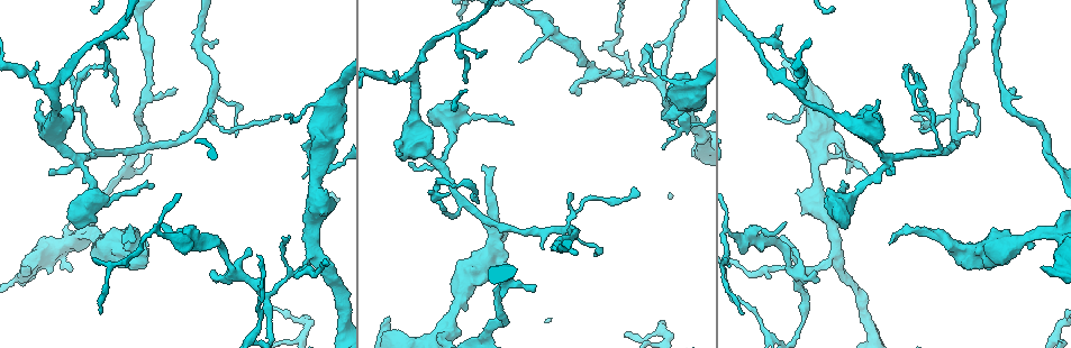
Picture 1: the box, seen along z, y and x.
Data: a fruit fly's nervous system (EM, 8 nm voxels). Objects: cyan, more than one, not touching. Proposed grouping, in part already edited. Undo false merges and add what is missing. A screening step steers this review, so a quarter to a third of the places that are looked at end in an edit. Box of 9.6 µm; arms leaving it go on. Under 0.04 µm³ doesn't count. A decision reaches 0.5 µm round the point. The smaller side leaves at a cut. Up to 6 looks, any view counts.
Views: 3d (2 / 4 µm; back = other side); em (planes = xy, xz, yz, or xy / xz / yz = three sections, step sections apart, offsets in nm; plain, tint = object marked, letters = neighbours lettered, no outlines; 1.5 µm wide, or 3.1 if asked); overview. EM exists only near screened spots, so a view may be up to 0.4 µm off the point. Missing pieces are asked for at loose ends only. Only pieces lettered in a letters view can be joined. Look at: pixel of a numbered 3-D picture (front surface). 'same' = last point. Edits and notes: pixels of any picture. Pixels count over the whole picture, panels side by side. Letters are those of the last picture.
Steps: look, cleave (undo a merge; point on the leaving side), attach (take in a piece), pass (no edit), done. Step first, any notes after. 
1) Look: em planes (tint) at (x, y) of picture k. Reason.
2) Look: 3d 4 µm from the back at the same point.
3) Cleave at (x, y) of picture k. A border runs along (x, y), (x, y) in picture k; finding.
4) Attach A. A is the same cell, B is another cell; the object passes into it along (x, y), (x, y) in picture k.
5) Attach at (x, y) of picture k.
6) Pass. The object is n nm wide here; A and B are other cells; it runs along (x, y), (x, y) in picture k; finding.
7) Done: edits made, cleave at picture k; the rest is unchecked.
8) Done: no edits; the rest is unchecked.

Look: 3d 2 µm at (116, 104) of picture 1. Free end.

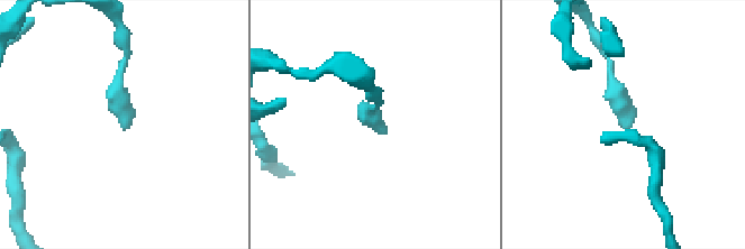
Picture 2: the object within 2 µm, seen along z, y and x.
Look: em xz step 8 (tint) at (373, 126) of picture 2. Shape alone is not enough.

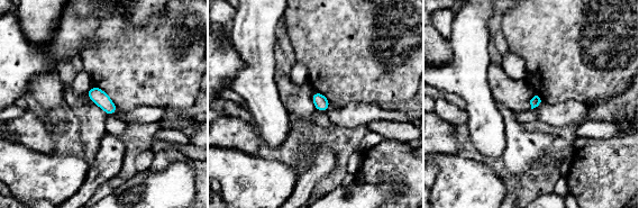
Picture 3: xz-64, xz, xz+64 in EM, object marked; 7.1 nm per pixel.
Look: em planes (letters) at the same point.

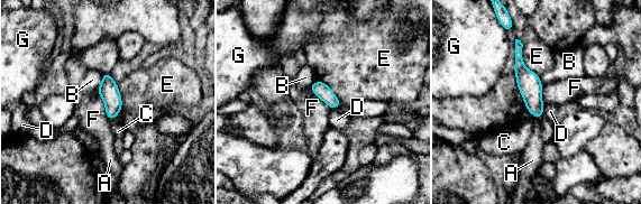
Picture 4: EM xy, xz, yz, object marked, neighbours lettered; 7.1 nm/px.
Pass. The longest contact is with E, 260 nm; A, B, C, D, E, F and G are other cells; it runs along (518, 43), (519, 67), (539, 114) in picture 4; no lettered piece goes on from it.

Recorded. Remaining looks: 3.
Look: em planes (letters) at (36, 63) of picture 1. Tapers out.

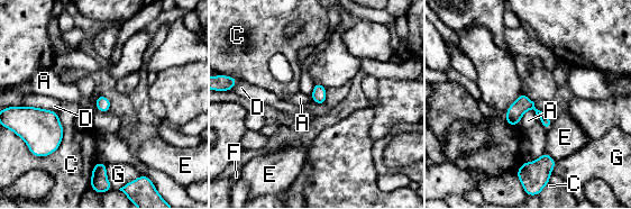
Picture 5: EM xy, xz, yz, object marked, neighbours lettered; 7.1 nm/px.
Pass. The longest contact is with C, 340 nm; A, C, D, E, F and G are other cells; a border runs along (536, 111), (529, 109), (515, 125) in picture 5; none of them fits.

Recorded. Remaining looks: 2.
Look: em planes (letters) at (519, 60) of picture 1. Tapers out.

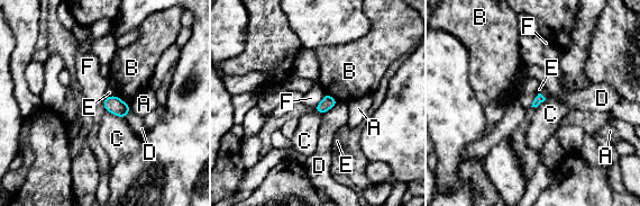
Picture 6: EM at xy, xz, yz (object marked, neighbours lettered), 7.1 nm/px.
Pass. A, B, C, D, E and F are other cells; no lettered piece goes on from it.

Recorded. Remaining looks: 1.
Done: no edits; the rest is unchecked.

